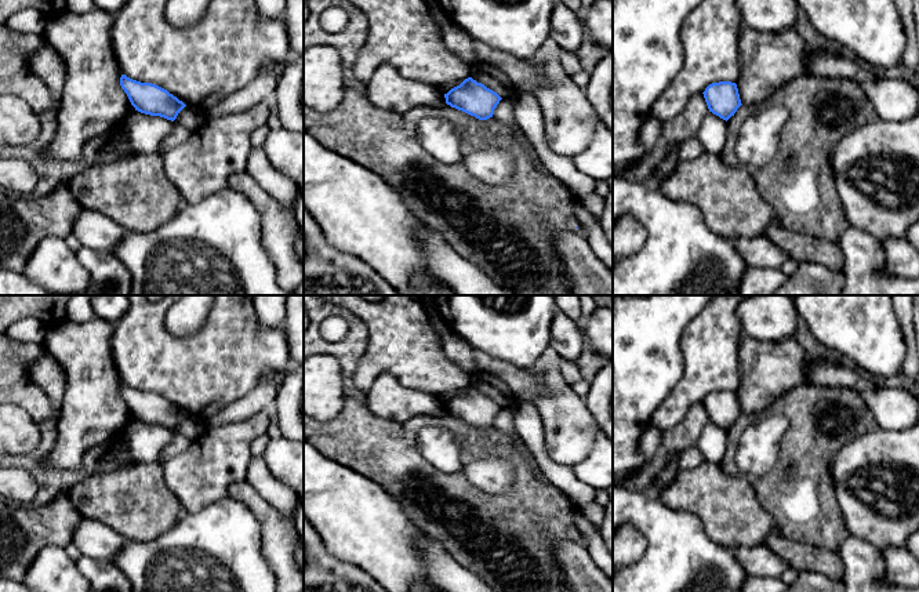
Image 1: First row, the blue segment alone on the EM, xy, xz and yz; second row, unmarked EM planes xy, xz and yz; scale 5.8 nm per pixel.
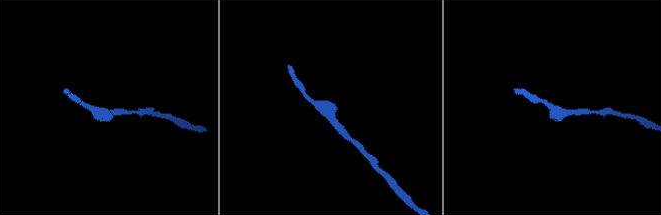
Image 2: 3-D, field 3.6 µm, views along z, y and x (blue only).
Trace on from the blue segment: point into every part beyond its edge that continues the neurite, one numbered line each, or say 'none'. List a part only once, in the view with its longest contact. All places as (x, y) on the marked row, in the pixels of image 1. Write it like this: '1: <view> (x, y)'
none

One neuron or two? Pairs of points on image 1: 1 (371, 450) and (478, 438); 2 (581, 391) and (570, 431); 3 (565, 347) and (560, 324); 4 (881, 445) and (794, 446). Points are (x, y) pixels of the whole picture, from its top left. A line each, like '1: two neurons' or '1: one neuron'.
1: one neuron
2: two neurons
3: one neuron
4: two neurons

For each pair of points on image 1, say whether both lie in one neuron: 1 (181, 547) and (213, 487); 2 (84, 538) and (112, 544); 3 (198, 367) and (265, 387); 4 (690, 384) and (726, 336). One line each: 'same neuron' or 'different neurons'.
1: different neurons
2: same neuron
3: different neurons
4: same neuron

